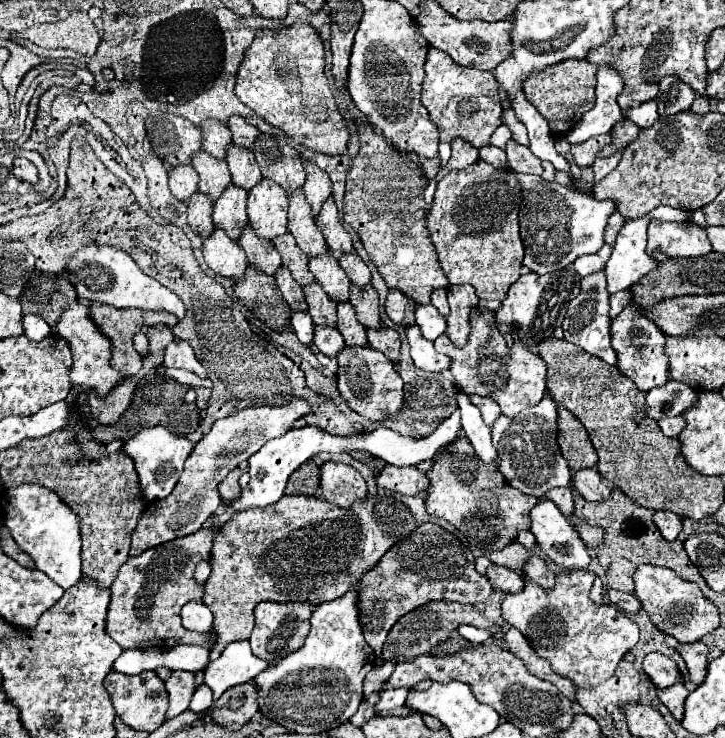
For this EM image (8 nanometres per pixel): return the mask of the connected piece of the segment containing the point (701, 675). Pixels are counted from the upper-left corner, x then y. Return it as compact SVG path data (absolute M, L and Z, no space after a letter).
M665 635L665 645L675 649L687 663L687 669L689 669L689 675L691 675L691 681L701 685L703 679L705 679L705 669L707 669L707 647L697 641L697 643L689 643L689 645L683 645L679 641L675 641L673 637Z

